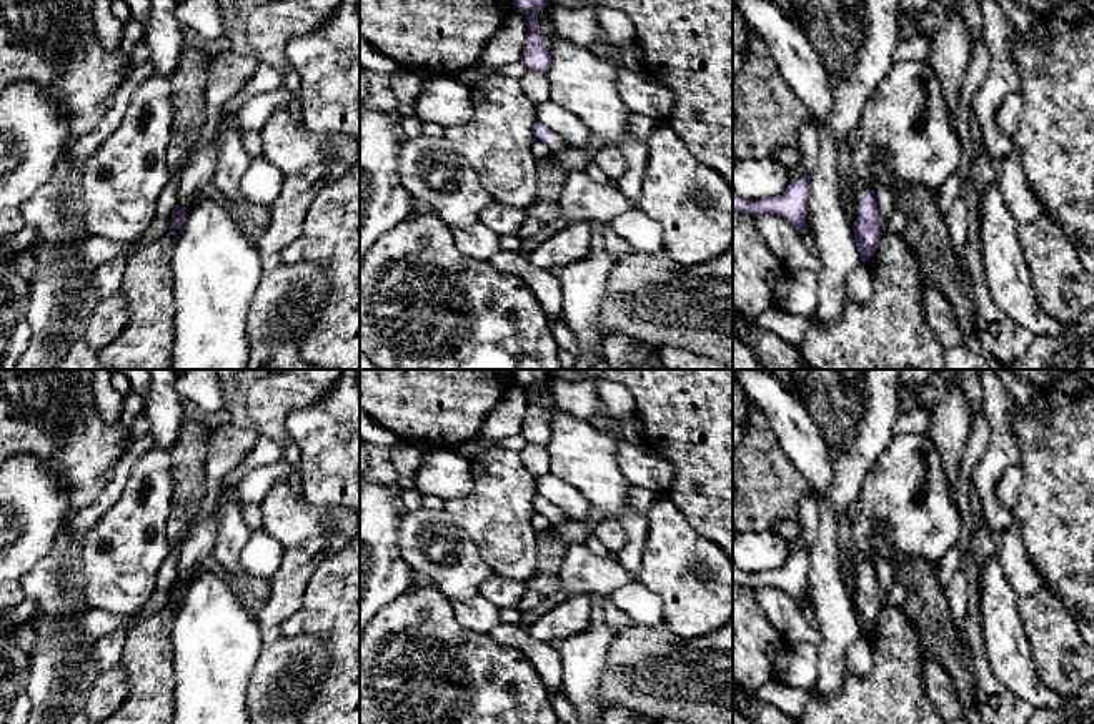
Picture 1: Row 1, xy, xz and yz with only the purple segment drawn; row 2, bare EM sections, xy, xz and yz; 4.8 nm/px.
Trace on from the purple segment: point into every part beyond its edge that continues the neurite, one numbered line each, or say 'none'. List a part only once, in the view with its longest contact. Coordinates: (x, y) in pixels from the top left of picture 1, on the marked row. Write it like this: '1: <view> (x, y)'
1: xz (555, 143)

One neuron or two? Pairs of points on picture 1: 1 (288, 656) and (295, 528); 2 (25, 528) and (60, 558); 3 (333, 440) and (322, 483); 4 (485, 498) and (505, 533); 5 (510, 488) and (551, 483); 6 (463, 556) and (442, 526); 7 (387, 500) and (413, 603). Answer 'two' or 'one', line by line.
1: one
2: two
3: one
4: one
5: two
6: one
7: two

